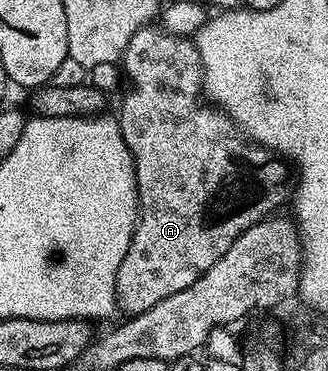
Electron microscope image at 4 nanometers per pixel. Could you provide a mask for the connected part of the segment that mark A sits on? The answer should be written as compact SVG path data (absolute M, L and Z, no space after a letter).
M150 24L132 36L121 59L123 74L131 87L119 106L117 117L121 136L131 150L139 193L139 219L129 240L129 252L125 252L121 268L117 268L113 295L127 316L145 312L153 308L153 304L161 304L165 296L189 288L189 284L209 272L209 268L229 252L237 236L278 211L275 209L289 198L288 163L248 140L230 116L205 101L203 66L199 62L201 52L193 43L191 38L167 34L158 25Z

